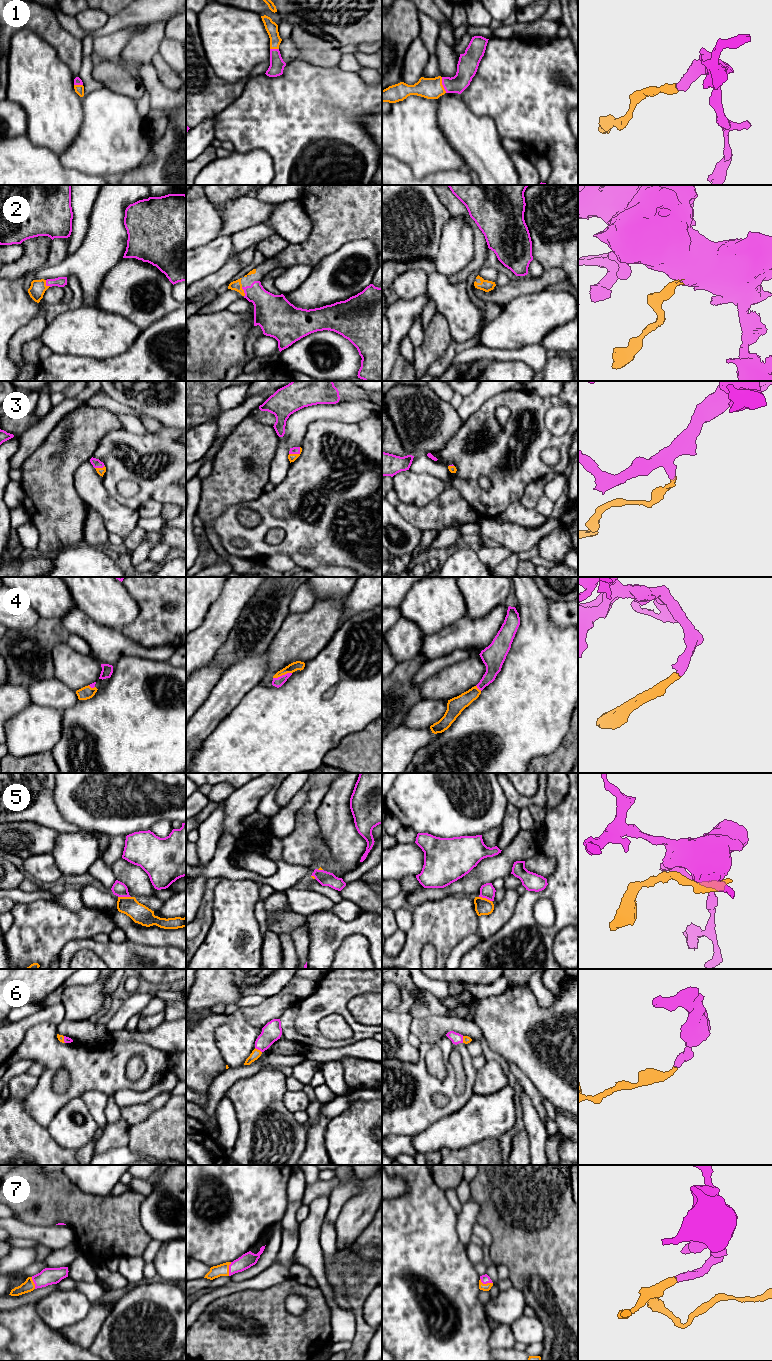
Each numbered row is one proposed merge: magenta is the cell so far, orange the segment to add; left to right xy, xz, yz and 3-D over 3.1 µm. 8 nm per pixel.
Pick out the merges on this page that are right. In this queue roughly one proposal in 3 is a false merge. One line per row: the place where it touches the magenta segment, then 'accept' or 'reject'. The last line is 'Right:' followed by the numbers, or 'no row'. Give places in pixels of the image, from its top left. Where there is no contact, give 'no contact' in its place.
1: contact yz (443, 85); accept
2: contact xy (46, 284); accept
3: contact xz (296, 453); accept
4: contact xz (282, 675); accept
5: contact xy (124, 896); reject
6: contact xz (258, 1049); accept
7: contact yz (485, 1283); accept
Right: 1, 2, 3, 4, 6, 7

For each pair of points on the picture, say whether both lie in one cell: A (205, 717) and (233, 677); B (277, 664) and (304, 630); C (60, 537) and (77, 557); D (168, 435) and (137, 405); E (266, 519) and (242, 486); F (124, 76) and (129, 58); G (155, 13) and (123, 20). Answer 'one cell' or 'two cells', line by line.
A: one cell
B: one cell
C: two cells
D: two cells
E: two cells
F: two cells
G: one cell

